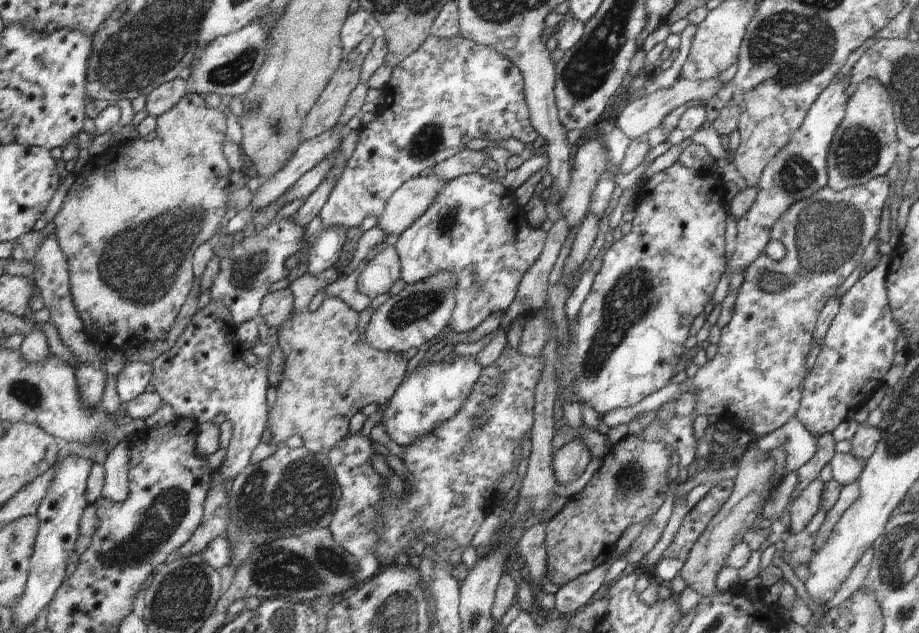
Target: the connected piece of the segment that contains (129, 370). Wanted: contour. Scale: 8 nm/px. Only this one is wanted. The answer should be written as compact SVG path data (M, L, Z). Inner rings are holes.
M127 362L117 376L120 401L124 404L144 393L152 375L152 367L146 362Z

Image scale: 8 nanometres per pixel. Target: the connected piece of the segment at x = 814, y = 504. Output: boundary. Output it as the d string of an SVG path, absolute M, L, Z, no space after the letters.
M816 478L808 484L804 492L798 494L798 498L792 500L790 504L791 526L786 533L798 534L812 522L816 512L820 509L823 489L823 483Z

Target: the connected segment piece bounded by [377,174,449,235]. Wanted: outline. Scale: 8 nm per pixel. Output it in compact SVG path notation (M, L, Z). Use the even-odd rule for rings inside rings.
M434 174L418 176L404 182L384 206L382 216L378 216L378 228L387 235L401 235L416 219L421 218L435 201L437 193L445 187L447 180Z

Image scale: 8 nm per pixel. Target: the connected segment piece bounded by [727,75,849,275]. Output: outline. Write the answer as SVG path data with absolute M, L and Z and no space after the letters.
M848 75L843 80L832 82L808 110L800 128L792 134L788 146L784 146L764 168L758 184L756 184L756 199L748 212L736 221L736 249L728 258L727 269L733 275L739 268L746 272L748 266L759 258L770 242L770 232L784 212L808 196L816 194L827 186L827 157L830 142L836 128L844 119L846 104L849 98L844 94L848 88Z

